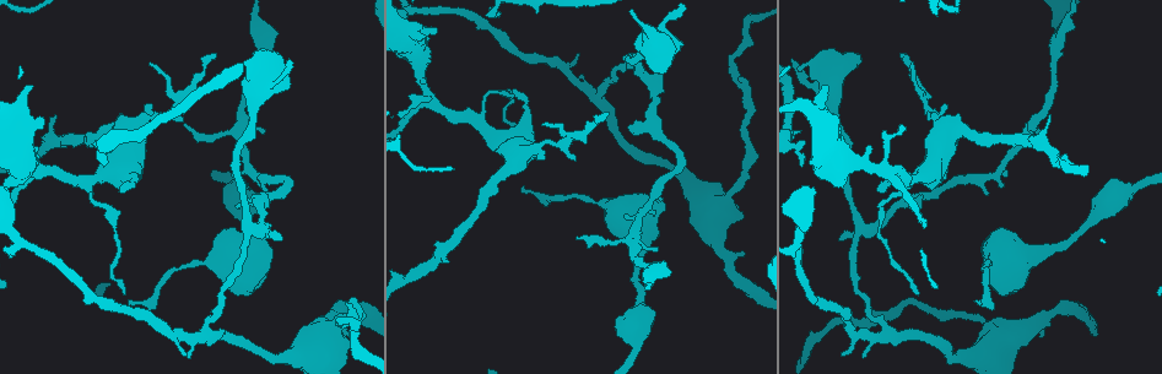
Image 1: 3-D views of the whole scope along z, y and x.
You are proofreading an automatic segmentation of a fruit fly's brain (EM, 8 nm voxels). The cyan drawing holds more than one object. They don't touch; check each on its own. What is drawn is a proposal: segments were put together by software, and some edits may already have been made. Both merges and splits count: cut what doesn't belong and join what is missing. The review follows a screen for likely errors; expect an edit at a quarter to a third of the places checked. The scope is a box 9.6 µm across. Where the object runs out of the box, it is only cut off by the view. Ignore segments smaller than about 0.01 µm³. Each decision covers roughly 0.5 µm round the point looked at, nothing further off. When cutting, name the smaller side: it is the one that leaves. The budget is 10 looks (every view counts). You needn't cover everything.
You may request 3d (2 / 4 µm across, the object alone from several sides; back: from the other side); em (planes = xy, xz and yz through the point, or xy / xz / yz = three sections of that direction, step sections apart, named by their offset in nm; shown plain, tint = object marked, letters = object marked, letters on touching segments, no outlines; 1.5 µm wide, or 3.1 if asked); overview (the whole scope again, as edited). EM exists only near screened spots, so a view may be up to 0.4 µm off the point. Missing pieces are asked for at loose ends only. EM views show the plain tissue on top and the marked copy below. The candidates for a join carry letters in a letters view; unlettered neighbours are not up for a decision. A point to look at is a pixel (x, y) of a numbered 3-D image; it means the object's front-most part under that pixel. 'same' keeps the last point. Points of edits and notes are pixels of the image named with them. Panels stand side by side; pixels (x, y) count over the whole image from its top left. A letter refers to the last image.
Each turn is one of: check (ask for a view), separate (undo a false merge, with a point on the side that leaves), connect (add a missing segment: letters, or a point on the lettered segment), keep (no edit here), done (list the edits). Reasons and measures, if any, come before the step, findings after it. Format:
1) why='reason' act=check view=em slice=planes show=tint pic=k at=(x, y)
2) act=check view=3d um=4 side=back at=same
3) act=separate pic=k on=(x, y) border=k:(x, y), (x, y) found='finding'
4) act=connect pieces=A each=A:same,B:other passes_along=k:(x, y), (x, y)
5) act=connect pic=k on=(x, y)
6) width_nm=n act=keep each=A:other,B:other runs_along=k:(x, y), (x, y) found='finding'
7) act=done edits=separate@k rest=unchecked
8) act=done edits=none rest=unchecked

why='side arm on a straight run' act=check view=3d um=2 pic=1 at=(205, 332)

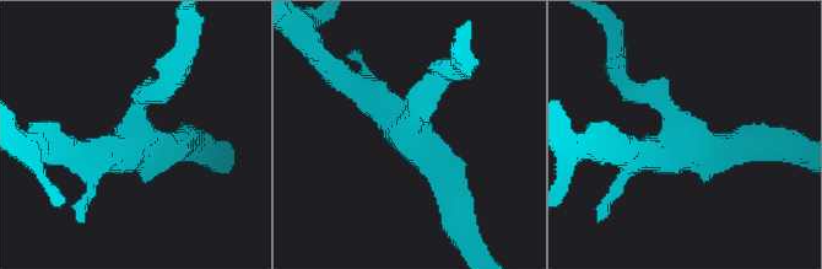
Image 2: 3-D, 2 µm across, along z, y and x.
arms=3 arm_widths_nm=180,220,220 act=check view=em slice=xy step=8 show=tint pic=2 at=(685, 136)

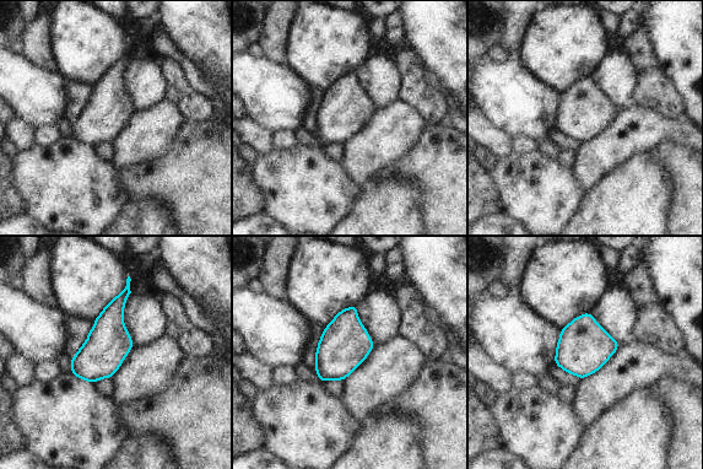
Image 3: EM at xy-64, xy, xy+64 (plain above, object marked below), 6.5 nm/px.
act=check view=em slice=planes show=letters at=same

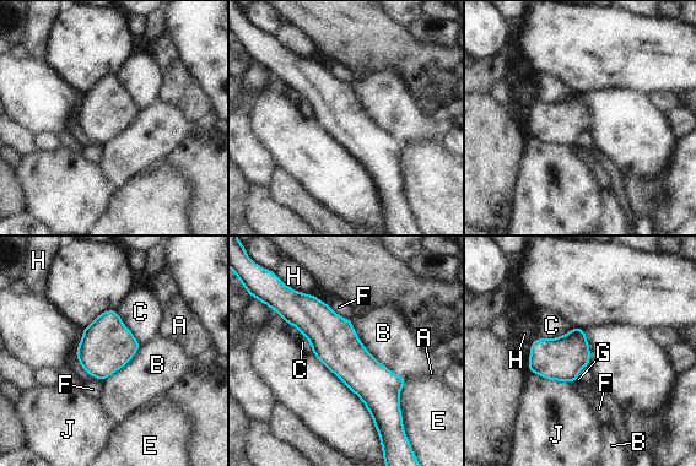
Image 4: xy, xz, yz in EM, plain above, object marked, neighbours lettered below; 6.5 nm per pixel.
act=keep each=A:other,B:other,C:other,E:other,F:other,G:other,H:other,J:other border=4:(573, 326), (560, 336), (538, 339) found='continuous, no second neuron'

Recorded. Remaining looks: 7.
why='free end' act=check view=em slice=xz step=8 show=letters pic=1 at=(840, 241)

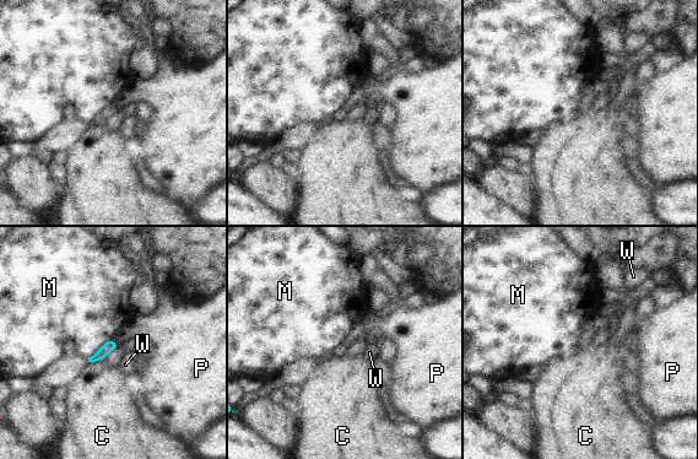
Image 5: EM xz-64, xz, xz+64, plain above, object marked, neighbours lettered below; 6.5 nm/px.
why='another direction' act=check view=em slice=xy step=8 show=letters at=same

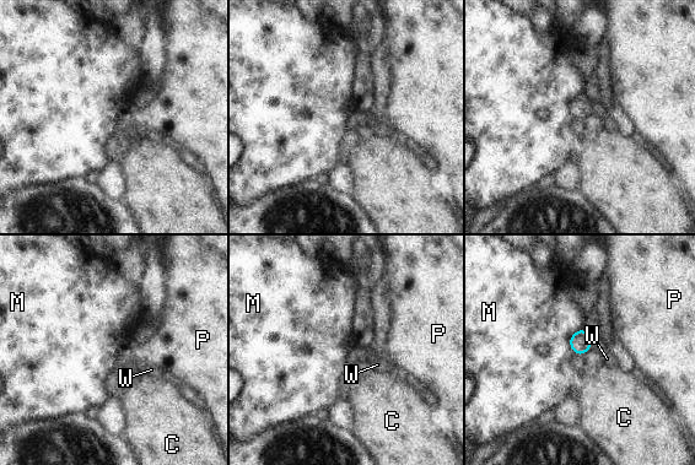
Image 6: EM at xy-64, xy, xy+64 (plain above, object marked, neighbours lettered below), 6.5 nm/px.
act=keep each=C:other,M:other,P:other,W:other found='no lettered segment goes on from it'

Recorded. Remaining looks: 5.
act=check view=em slice=planes show=tint pic=1 at=(500, 13)

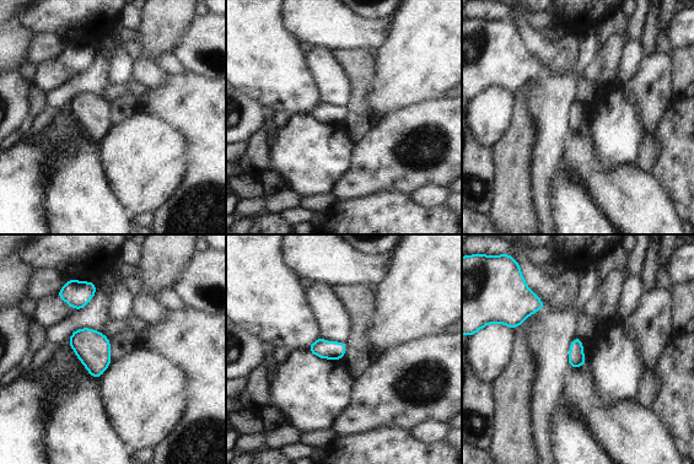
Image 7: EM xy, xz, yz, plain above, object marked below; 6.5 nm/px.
act=check view=em slice=planes show=letters at=same

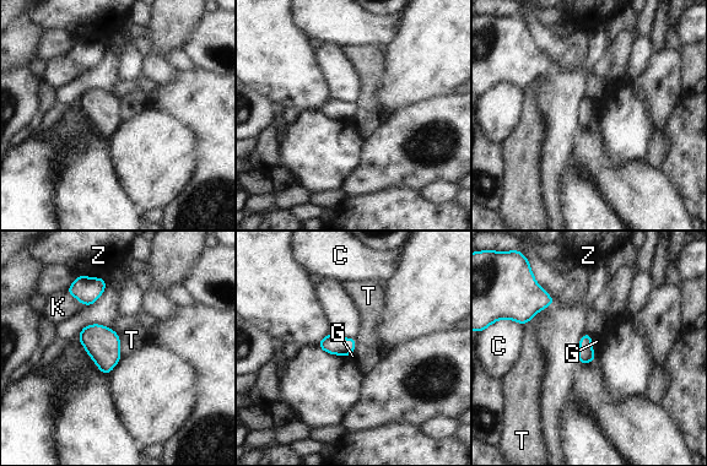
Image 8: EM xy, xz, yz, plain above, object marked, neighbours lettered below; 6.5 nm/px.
act=keep each=C:other,G:other,K:other,T:other,Z:other border=8:(118, 335), (122, 356) found='none of them fits'

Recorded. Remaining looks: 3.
why='tapers out' act=check view=3d um=2 pic=1 at=(913, 64)

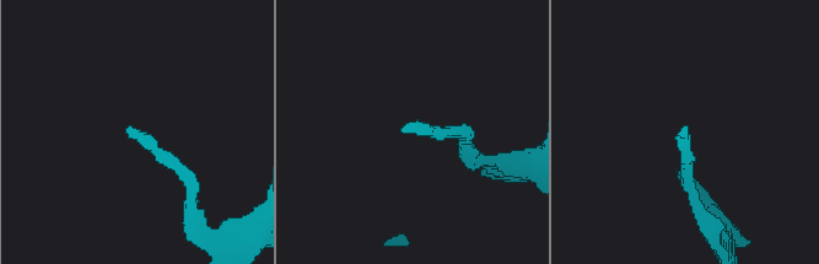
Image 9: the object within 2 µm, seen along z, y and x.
act=check view=em slice=planes show=letters pic=9 at=(401, 130)

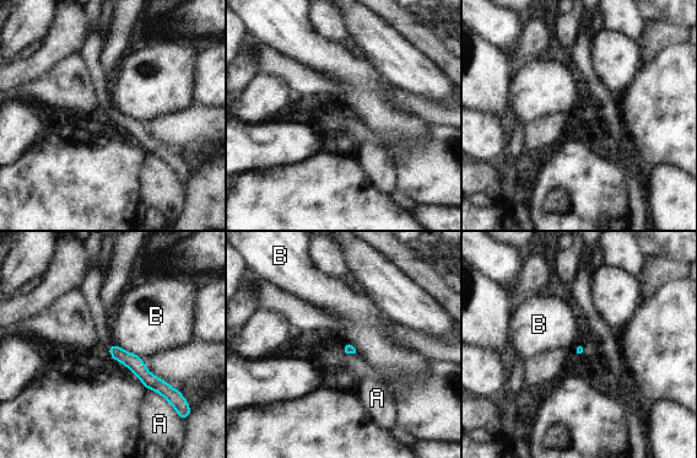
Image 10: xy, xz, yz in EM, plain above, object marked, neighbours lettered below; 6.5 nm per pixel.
longest_contact=A:220nm act=keep each=A:other,B:other found='none of them fits'

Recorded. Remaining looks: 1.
act=done edits=none rest=unchecked

